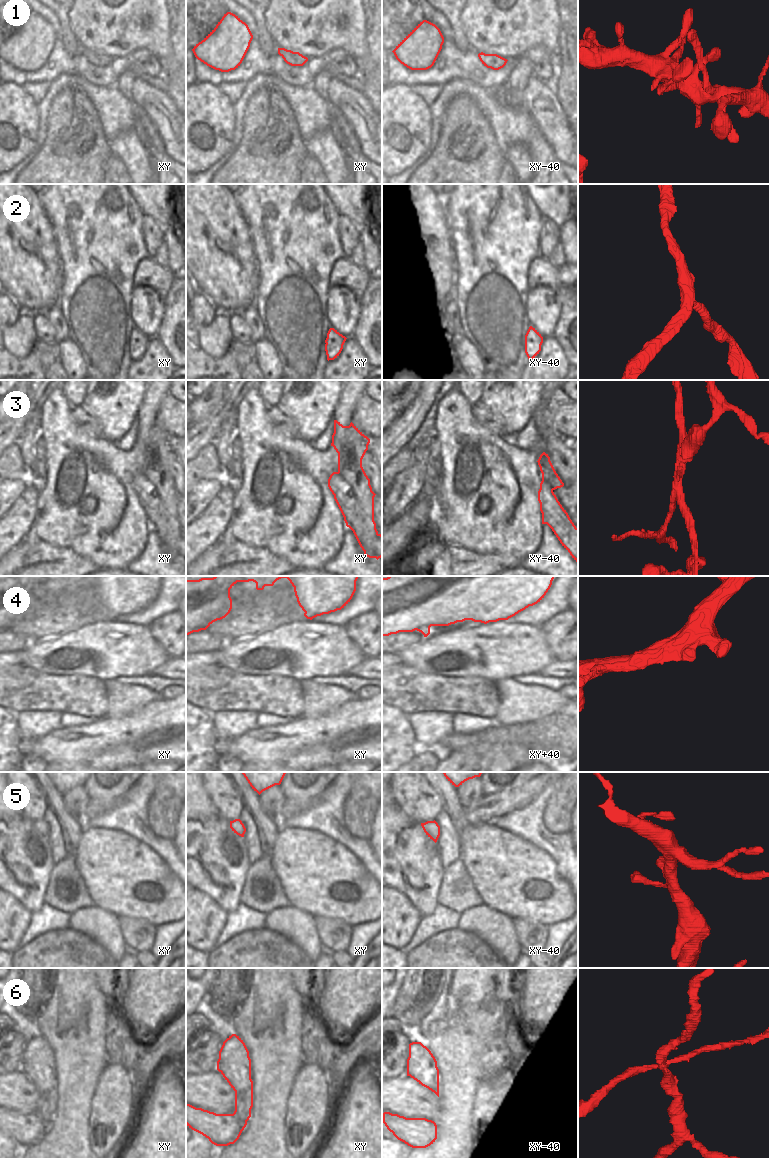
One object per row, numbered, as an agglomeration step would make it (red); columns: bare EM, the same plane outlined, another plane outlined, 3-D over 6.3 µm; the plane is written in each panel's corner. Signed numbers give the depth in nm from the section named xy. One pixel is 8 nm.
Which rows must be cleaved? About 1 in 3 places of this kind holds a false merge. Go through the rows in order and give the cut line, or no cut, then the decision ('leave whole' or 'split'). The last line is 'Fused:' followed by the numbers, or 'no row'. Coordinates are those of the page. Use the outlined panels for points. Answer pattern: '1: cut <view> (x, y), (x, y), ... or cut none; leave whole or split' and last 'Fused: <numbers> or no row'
1: cut none; leave whole
2: cut none; leave whole
3: cut xy (337, 472), (351, 487), (363, 511), (363, 520), (356, 531); split
4: cut xy (304, 613), (306, 616); split
5: cut none; leave whole
6: cut xy (233, 1113), (240, 1121), (243, 1129); split
Fused: 3, 4, 6

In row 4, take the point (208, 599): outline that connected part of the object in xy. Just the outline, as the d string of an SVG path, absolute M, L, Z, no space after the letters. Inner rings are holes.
M214 576L199 580L186 580L186 636L201 630L206 630L213 622L225 618L232 609L230 589L237 582L256 583L257 590L265 586L273 586L281 579L287 578L294 587L297 602L312 620L317 616L329 614L344 608L356 591L356 581L359 576Z

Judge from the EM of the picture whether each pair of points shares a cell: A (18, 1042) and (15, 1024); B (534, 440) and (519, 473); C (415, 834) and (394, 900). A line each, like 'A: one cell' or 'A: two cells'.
A: two cells
B: two cells
C: two cells

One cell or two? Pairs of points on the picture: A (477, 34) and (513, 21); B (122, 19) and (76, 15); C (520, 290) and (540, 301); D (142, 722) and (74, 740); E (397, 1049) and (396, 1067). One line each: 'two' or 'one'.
A: one
B: one
C: two
D: one
E: one

